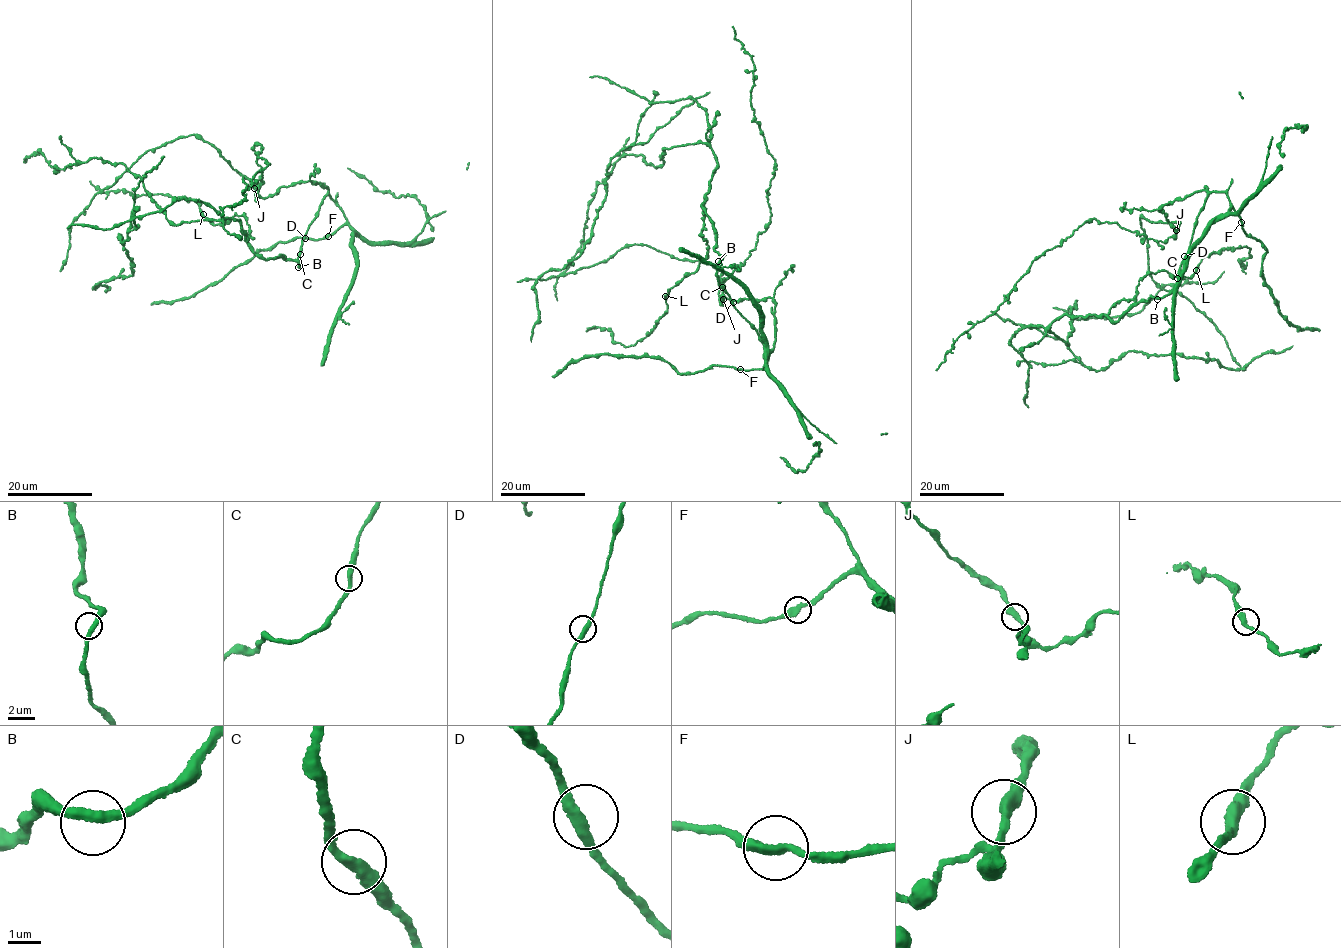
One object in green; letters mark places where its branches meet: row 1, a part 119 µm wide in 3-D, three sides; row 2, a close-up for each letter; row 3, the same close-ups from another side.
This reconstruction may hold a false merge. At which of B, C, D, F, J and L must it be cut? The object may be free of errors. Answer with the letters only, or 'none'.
none

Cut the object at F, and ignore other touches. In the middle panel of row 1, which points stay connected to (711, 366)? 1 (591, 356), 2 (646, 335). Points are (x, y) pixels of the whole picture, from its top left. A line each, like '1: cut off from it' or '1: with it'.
1: with it
2: cut off from it

